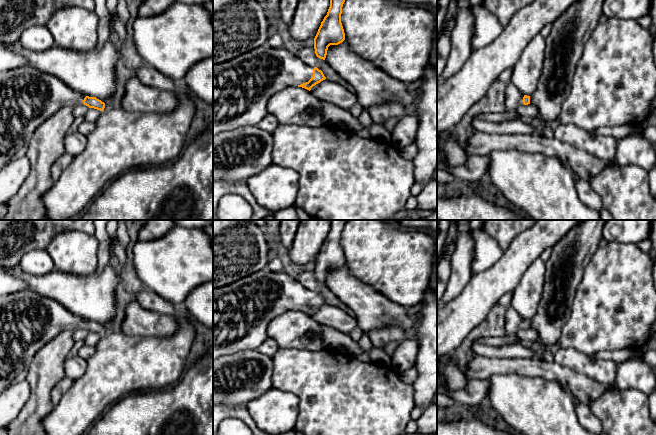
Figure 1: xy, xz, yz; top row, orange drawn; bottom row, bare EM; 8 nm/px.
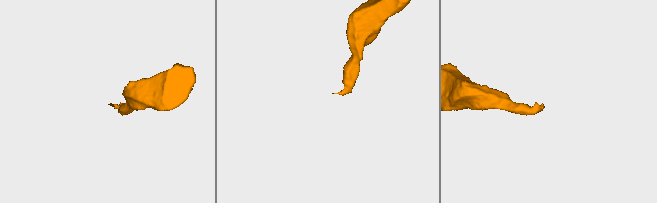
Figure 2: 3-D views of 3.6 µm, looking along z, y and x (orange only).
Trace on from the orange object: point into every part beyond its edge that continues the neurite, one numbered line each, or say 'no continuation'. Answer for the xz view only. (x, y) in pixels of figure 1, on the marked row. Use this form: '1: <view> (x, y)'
1: xz (242, 86)

